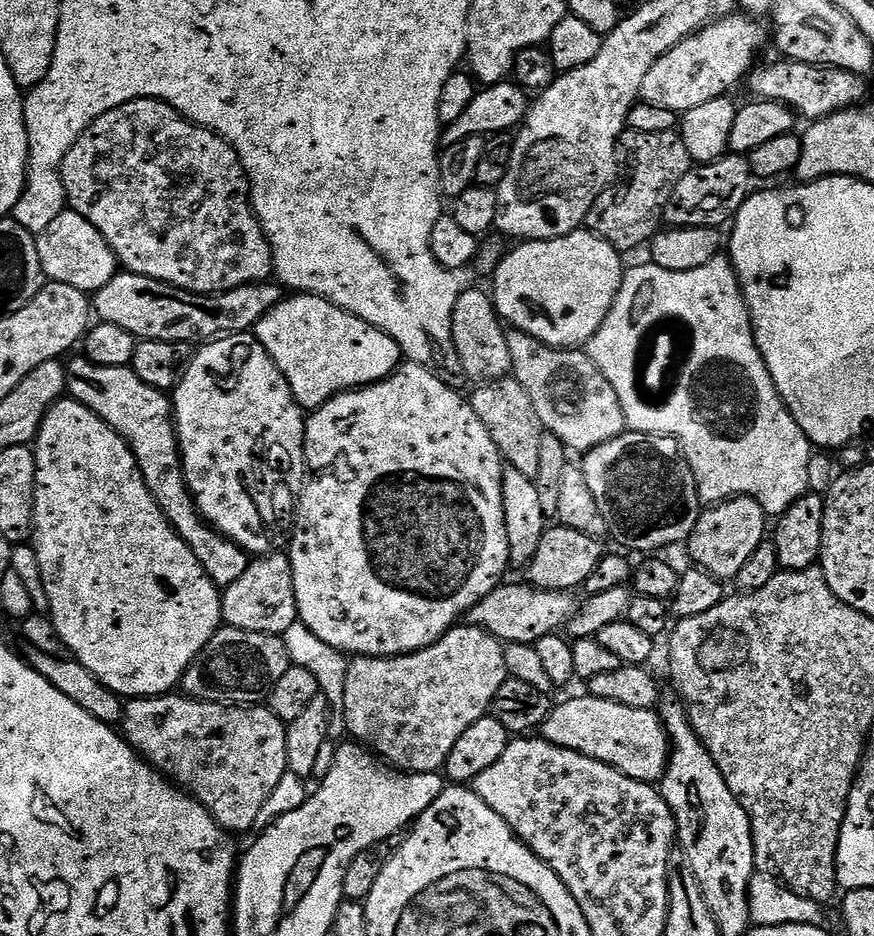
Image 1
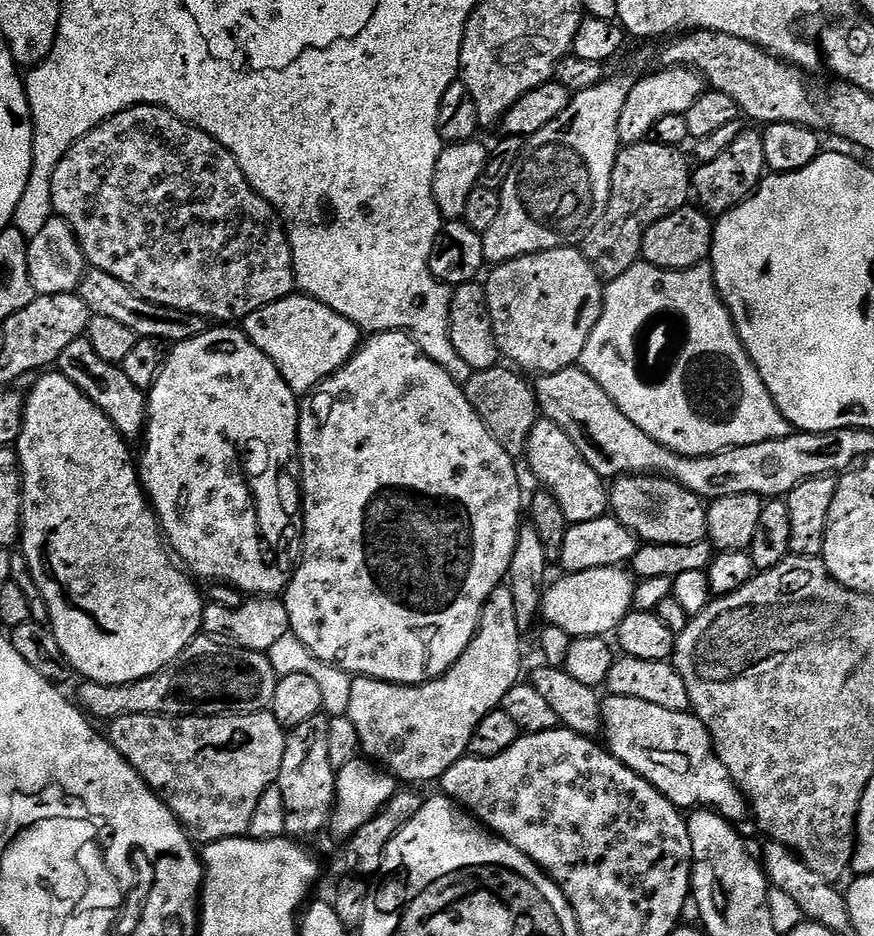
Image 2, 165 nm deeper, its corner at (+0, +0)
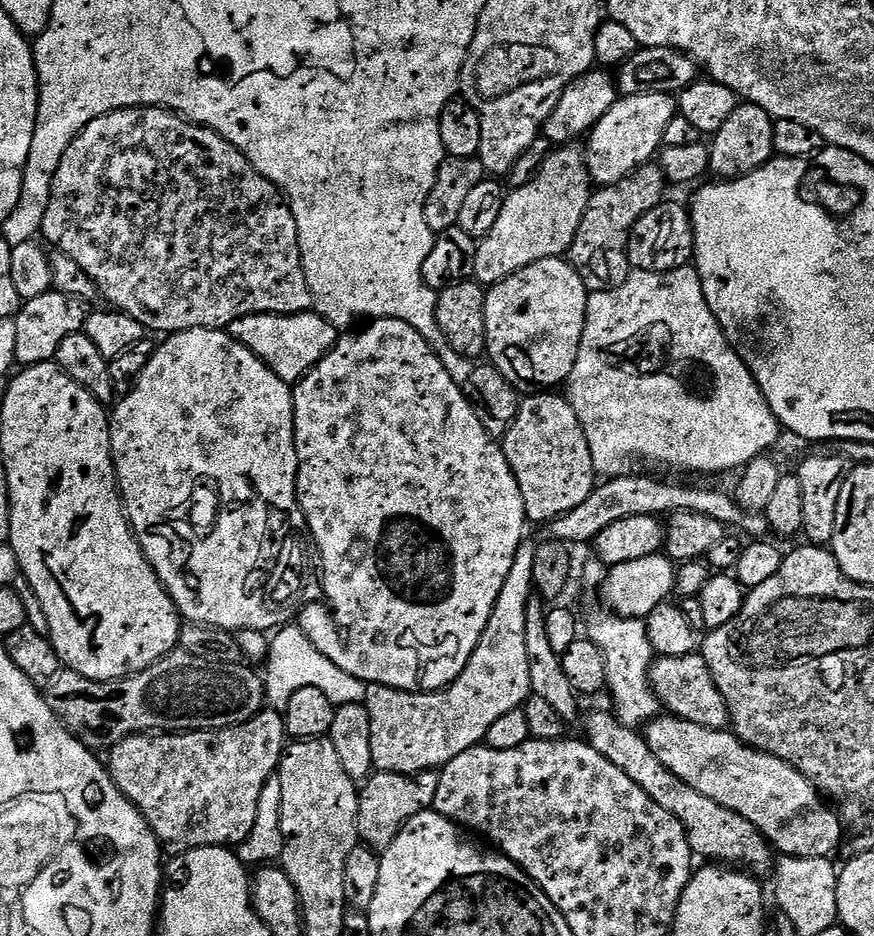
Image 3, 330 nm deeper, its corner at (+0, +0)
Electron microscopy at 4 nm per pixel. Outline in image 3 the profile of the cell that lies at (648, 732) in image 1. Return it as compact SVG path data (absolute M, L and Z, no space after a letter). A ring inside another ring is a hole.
M660 714L648 721L646 739L666 770L678 774L678 778L694 786L694 790L702 790L706 798L714 798L718 806L726 806L726 810L734 810L742 814L742 818L754 822L784 858L820 862L831 857L828 855L839 844L841 847L846 829L839 811L782 758L751 748L731 731L698 726L671 714Z

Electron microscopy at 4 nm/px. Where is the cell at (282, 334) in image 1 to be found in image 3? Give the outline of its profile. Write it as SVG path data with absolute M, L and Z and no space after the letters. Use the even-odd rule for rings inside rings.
M315 311L299 312L297 316L247 316L238 318L226 329L242 346L250 349L267 368L274 370L278 378L282 378L293 386L304 379L331 348L336 347L338 330L323 316Z

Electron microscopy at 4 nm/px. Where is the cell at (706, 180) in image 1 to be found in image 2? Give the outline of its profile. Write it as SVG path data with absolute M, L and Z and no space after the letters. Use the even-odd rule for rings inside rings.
M742 130L734 140L730 142L730 146L726 150L722 150L722 154L718 154L718 158L714 158L714 162L706 162L700 164L692 173L692 186L694 196L698 201L699 207L709 214L723 214L739 206L743 200L747 200L753 192L760 186L760 181L766 175L766 149L763 146L764 137L759 131L748 132Z

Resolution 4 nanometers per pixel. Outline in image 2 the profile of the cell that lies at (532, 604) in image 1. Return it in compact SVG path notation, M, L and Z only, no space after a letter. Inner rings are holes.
M623 567L582 570L561 577L561 580L553 579L544 589L540 614L547 627L566 630L566 634L574 638L607 637L615 633L622 618L626 618L629 612L633 611L633 600L638 584L633 573Z

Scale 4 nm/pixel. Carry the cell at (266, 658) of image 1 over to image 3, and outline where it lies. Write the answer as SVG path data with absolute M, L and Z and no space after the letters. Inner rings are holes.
M183 650L169 652L168 655L161 658L157 664L150 666L146 670L142 670L133 676L123 676L121 680L91 680L82 674L71 670L62 670L50 682L48 688L43 689L42 695L44 701L50 706L50 710L54 710L54 714L61 722L67 726L72 735L79 738L87 748L93 750L110 750L118 742L122 742L122 738L130 738L131 736L139 736L141 734L171 734L174 732L217 732L220 728L233 728L239 724L245 724L248 720L253 720L259 712L265 711L266 701L264 699L264 677L255 667L249 666L247 663L242 664L223 664L223 659L213 658L211 656L195 656Z

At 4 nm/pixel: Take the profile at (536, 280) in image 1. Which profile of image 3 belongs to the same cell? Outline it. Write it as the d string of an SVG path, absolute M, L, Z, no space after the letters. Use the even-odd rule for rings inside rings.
M559 256L546 258L542 262L534 262L522 270L510 274L502 282L491 285L484 297L484 313L486 314L486 338L488 339L486 356L492 367L497 368L513 384L516 391L521 394L535 394L537 392L559 389L559 384L561 387L567 381L569 374L574 370L574 362L578 362L578 350L582 342L582 330L586 326L586 306L588 305L589 295L588 287L584 284L583 278L576 273L576 267L567 259Z

